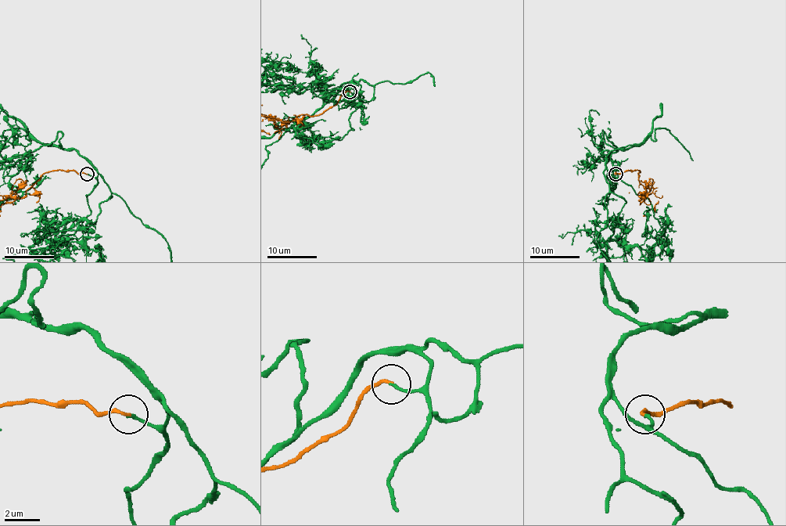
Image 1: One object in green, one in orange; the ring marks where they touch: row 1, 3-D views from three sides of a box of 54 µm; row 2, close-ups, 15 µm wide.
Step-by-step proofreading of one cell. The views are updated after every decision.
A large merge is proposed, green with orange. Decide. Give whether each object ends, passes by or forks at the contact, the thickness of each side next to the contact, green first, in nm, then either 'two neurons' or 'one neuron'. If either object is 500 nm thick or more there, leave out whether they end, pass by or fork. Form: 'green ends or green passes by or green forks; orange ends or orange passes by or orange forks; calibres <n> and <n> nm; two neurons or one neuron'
green ends; orange ends; calibres 160 and 180 nm; one neuron

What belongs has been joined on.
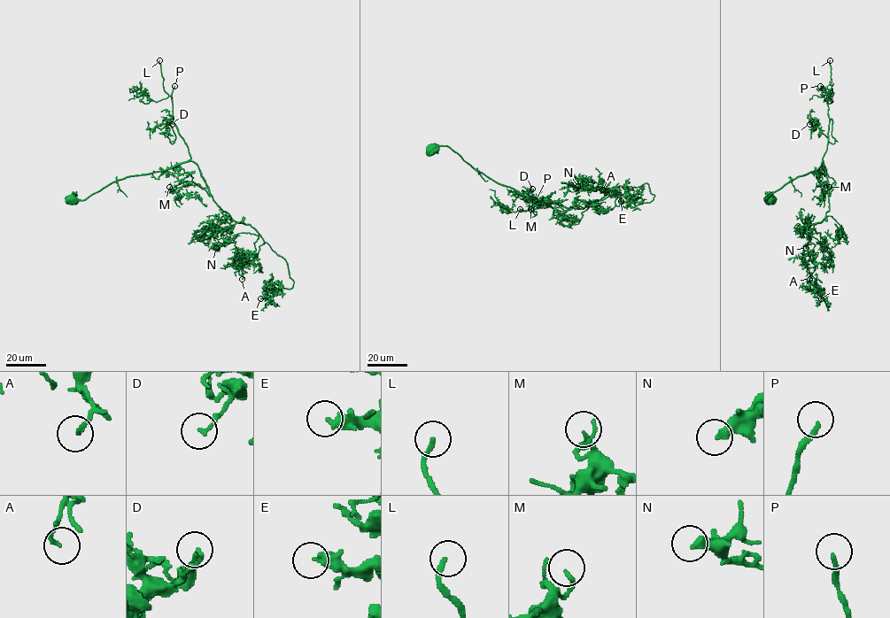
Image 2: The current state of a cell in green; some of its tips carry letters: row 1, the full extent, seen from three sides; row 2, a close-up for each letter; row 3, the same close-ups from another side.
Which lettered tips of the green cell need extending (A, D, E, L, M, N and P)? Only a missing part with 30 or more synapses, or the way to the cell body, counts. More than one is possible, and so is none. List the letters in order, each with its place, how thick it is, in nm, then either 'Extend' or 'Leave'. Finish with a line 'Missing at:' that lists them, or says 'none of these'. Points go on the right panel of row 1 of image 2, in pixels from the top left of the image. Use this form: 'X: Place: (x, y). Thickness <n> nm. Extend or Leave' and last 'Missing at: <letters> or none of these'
A: Place: (809, 279). Thickness 140 nm. Leave
D: Place: (809, 124). Thickness 120 nm. Leave
E: Place: (821, 298). Thickness 320 nm. Leave
L: Place: (830, 60). Thickness 200 nm. Extend
M: Place: (829, 187). Thickness 150 nm. Leave
N: Place: (806, 248). Thickness 380 nm. Leave
P: Place: (820, 86). Thickness 180 nm. Extend
Missing at: L, P

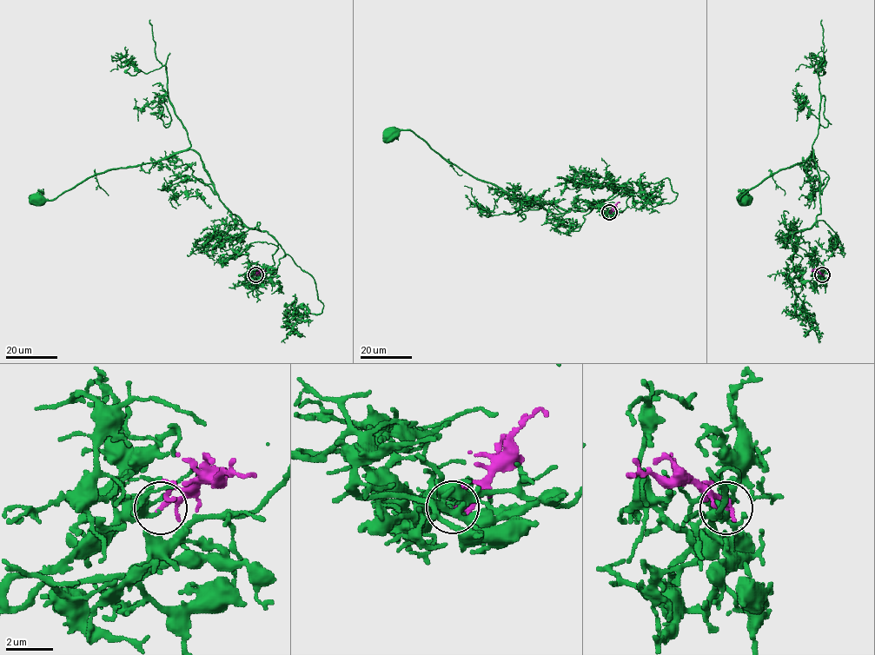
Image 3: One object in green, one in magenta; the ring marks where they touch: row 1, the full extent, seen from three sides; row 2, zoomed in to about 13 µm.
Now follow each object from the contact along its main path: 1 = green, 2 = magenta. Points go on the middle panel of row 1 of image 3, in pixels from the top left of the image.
1: (609, 212), (598, 206), (621, 212), (630, 182), (586, 211), (547, 219), (409, 130), (390, 133)
2: (609, 212), (619, 202)

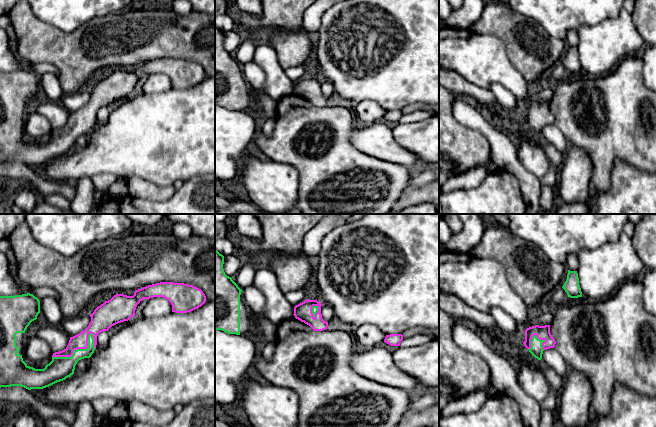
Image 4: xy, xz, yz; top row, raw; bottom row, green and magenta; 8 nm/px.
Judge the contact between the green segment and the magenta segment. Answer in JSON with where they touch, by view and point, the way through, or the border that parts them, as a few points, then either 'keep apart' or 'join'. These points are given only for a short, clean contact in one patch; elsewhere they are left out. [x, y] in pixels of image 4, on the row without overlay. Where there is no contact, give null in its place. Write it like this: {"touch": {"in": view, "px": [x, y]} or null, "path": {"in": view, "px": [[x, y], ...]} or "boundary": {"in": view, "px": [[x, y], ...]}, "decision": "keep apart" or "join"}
{"touch": {"in": "xy", "px": [77, 125]}, "path": {"in": "xy", "px": [[60, 144], [77, 125], [97, 101]]}, "decision": "join"}

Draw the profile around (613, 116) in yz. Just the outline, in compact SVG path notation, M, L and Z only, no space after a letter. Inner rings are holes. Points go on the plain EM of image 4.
M627 56L611 72L603 76L584 76L582 79L573 82L569 82L566 79L561 80L556 91L553 93L552 99L550 100L550 109L556 117L555 125L557 129L561 131L569 144L578 146L588 153L592 163L591 182L594 183L598 193L606 192L610 188L611 172L614 161L617 158L626 161L637 169L650 173L656 172L656 92L649 90L644 85L642 73L642 58L636 56Z

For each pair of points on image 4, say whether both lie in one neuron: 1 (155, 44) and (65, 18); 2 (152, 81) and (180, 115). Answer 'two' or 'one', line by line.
1: two
2: two

